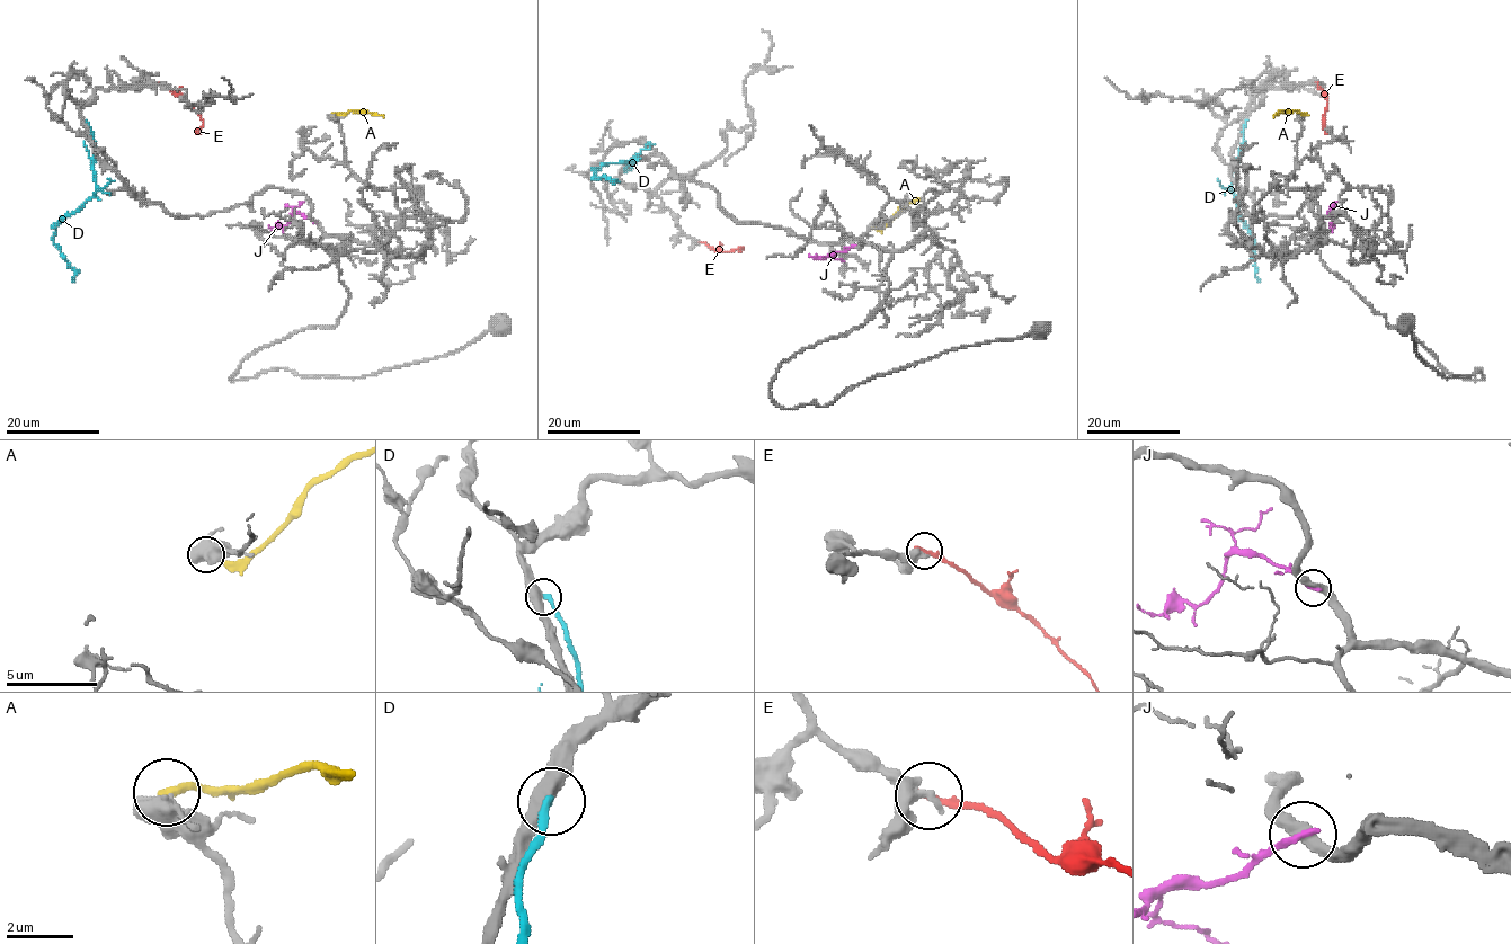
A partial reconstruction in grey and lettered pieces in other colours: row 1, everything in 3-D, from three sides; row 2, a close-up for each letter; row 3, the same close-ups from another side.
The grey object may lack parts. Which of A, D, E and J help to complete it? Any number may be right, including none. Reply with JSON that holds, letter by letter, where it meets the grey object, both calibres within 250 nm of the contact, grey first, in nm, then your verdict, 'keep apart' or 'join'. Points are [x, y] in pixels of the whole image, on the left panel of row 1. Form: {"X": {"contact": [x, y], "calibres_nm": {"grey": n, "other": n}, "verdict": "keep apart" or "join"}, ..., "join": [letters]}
{"A": {"contact": [331, 114], "calibres_nm": {"grey": 550, "other": 280}, "verdict": "keep apart"}, "D": {"contact": [85, 119], "calibres_nm": {"grey": 440, "other": 240}, "verdict": "keep apart"}, "E": {"contact": [157, 82], "calibres_nm": {"grey": 400, "other": 240}, "verdict": "keep apart"}, "J": {"contact": [313, 221], "calibres_nm": {"grey": 360, "other": 200}, "verdict": "keep apart"}, "join": []}

